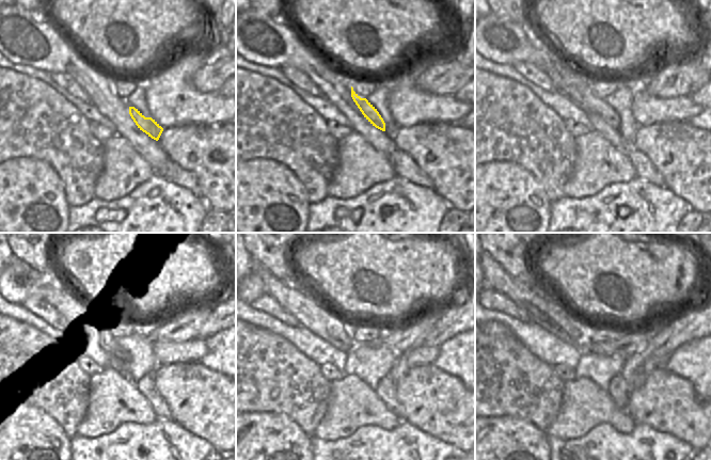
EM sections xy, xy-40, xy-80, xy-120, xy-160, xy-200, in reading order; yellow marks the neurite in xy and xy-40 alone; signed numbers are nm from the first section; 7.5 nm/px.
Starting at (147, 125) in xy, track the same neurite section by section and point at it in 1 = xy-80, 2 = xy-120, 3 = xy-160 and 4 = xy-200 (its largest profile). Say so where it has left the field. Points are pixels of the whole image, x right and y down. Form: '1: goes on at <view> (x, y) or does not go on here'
1: goes on at xy-80 (578, 88)
2: goes on at xy-120 (96, 327)
3: goes on at xy-160 (303, 305)
4: goes on at xy-200 (540, 308)

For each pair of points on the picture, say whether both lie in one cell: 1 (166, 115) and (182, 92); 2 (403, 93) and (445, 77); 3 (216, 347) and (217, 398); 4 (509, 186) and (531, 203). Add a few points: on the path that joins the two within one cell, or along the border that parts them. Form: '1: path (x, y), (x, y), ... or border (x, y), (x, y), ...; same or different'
1: path (169, 110), (171, 102), (176, 97); same
2: border (429, 64), (417, 78), (417, 85), (442, 96); different
3: border (199, 361), (224, 376); different
4: path (515, 191), (525, 202); same

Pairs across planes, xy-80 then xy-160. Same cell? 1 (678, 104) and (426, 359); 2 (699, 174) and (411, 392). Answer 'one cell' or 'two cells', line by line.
1: one cell
2: one cell

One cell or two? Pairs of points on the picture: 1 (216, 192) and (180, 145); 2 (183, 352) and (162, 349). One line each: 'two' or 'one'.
1: one
2: one

